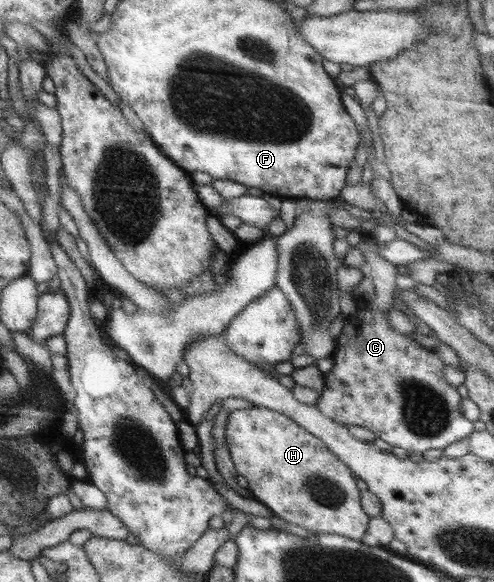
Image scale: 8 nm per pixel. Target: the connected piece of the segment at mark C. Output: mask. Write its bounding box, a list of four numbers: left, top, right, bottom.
[316,273,473,453]

